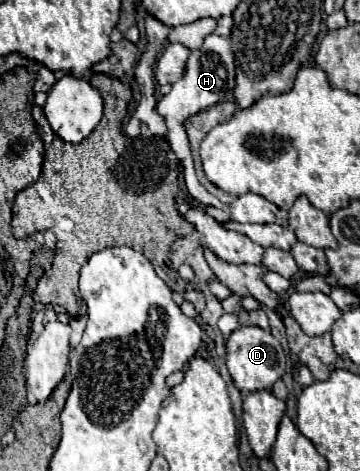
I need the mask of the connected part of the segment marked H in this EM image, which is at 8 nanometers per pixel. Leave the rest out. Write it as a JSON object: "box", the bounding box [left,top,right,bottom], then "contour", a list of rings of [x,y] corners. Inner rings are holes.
{"box":[157,34,235,208],"contour":[[[209,34],[203,42],[203,46],[199,50],[193,50],[189,60],[187,60],[187,68],[185,74],[171,86],[171,92],[165,94],[161,98],[161,102],[157,104],[157,112],[165,118],[167,128],[169,128],[168,142],[175,152],[175,156],[179,158],[179,162],[183,164],[185,170],[185,184],[189,194],[203,206],[215,206],[215,208],[223,208],[223,204],[219,202],[219,198],[215,198],[213,194],[209,194],[201,182],[195,176],[193,170],[193,158],[191,158],[190,143],[187,133],[183,126],[183,118],[189,118],[191,114],[197,114],[201,110],[211,108],[217,102],[223,102],[225,98],[231,98],[235,90],[235,56],[231,50],[231,42],[227,38],[221,38],[217,34]]]}

